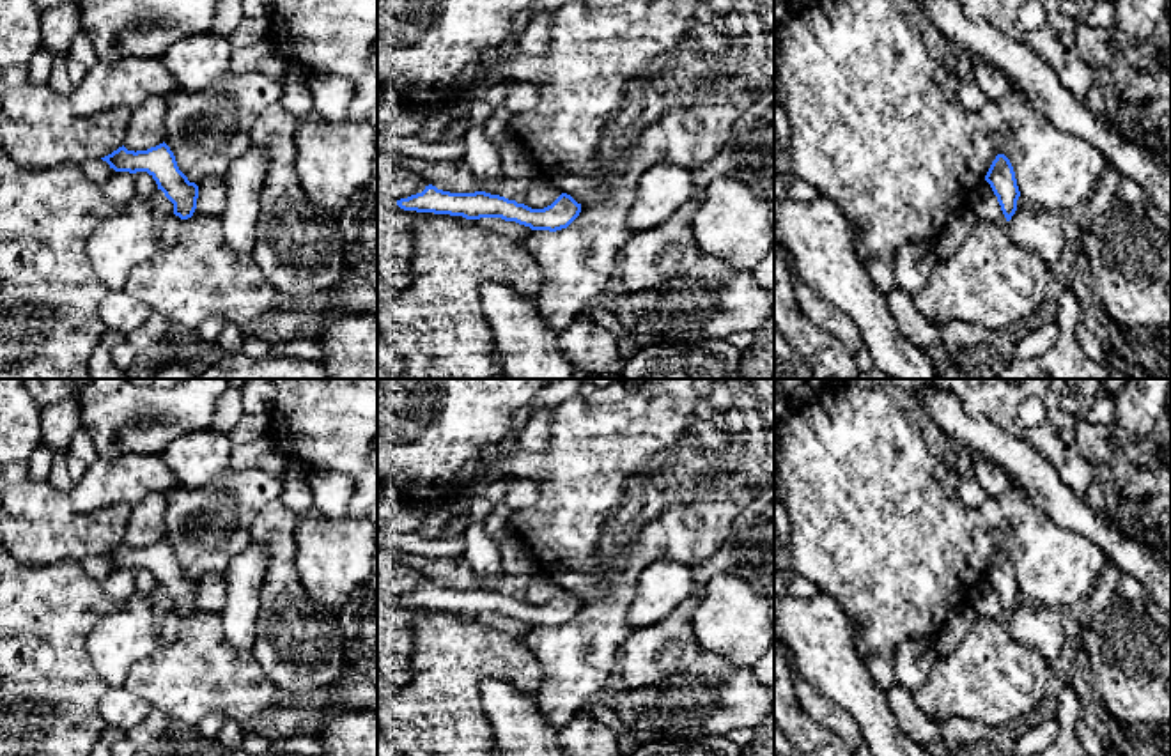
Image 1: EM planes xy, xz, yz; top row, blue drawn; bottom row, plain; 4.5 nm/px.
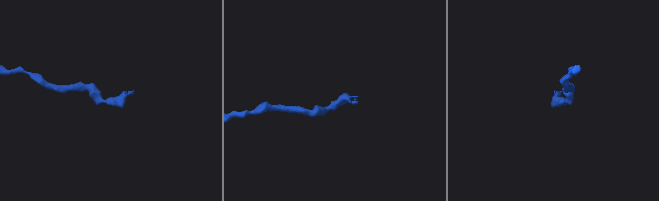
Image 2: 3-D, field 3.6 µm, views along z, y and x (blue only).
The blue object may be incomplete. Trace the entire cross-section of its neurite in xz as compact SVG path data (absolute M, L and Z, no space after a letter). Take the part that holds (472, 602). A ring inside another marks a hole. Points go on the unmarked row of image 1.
M432 581L425 582L422 590L397 597L397 602L404 607L450 611L466 616L501 614L530 623L531 627L549 629L567 625L581 609L581 600L567 590L562 590L544 606L531 606L500 591L485 588L450 590Z

